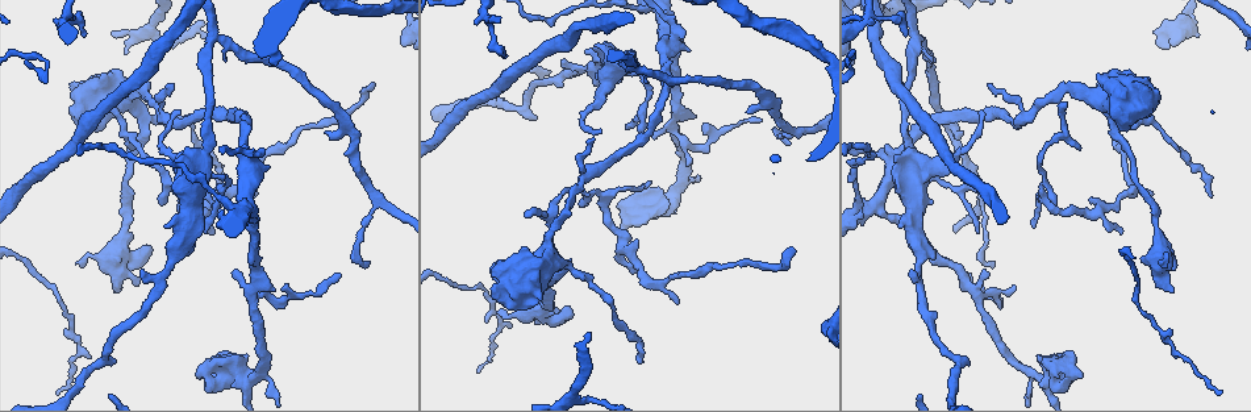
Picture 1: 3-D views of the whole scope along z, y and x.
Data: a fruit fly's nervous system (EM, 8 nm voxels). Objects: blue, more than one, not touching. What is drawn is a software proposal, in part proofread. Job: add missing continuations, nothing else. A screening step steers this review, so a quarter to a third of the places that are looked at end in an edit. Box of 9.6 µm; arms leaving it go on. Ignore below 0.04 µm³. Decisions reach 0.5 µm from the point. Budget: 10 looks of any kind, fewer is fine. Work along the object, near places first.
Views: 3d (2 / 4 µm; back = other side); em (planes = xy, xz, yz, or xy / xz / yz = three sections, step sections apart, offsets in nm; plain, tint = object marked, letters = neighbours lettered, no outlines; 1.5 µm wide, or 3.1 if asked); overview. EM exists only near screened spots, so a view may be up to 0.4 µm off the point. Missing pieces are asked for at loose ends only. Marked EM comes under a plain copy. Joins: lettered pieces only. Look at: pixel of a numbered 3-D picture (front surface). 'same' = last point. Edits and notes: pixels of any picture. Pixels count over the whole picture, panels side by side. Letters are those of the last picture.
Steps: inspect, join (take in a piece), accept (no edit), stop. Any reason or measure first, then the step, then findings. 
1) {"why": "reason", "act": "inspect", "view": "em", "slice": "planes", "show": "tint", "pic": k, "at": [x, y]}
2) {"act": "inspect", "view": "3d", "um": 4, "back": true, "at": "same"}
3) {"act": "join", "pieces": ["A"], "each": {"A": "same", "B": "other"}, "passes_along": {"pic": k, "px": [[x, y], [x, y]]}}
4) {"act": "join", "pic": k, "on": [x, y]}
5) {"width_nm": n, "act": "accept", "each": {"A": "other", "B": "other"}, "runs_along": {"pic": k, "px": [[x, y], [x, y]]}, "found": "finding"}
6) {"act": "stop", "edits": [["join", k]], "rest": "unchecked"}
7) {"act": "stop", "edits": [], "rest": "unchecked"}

{"why": "free end", "act": "inspect", "view": "em", "slice": "planes", "show": "letters", "pic": 1, "at": [204, 230]}

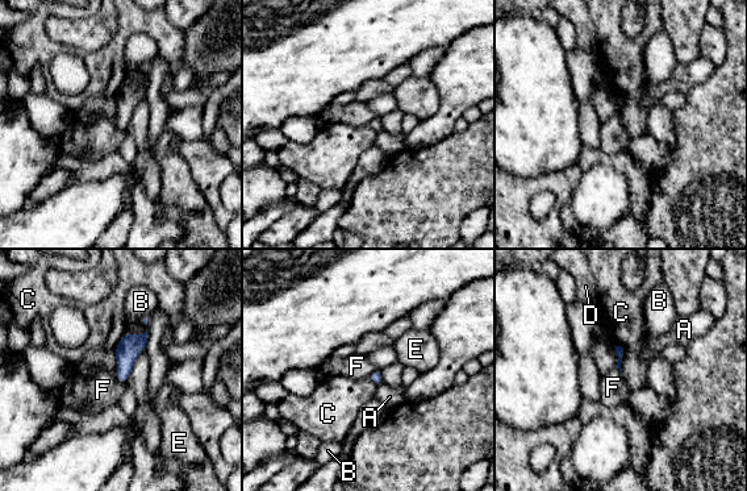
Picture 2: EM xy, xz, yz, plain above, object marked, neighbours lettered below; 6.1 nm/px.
{"act": "accept", "each": {"A": "other", "B": "other", "C": "other", "D": "other", "E": "other", "F": "other"}, "border": {"pic": 2, "px": [[115, 373], [124, 383]]}, "found": "no lettered piece goes on from it"}

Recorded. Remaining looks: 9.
{"why": "free end", "act": "inspect", "view": "3d", "um": 4, "pic": 1, "at": [1077, 147]}

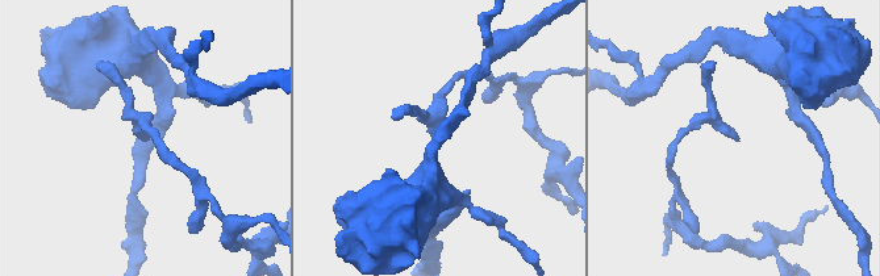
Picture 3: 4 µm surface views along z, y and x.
{"act": "inspect", "view": "em", "slice": "planes", "show": "tint", "pic": 3, "at": [146, 141]}

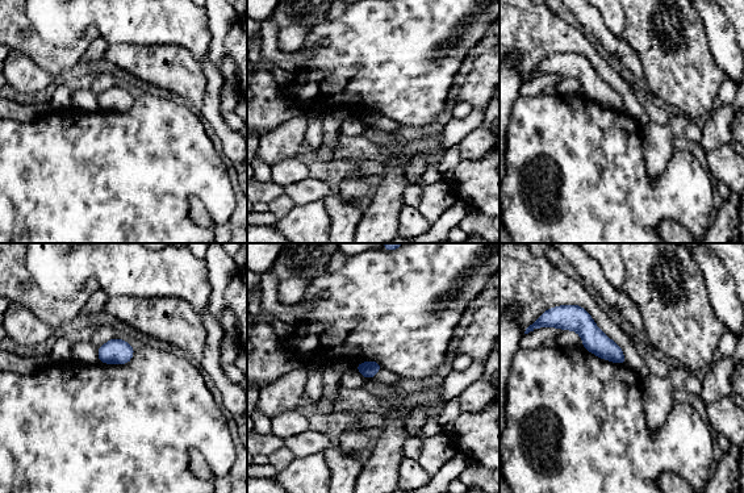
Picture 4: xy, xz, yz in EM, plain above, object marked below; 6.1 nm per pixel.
{"act": "inspect", "view": "em", "slice": "planes", "show": "letters", "at": "same"}

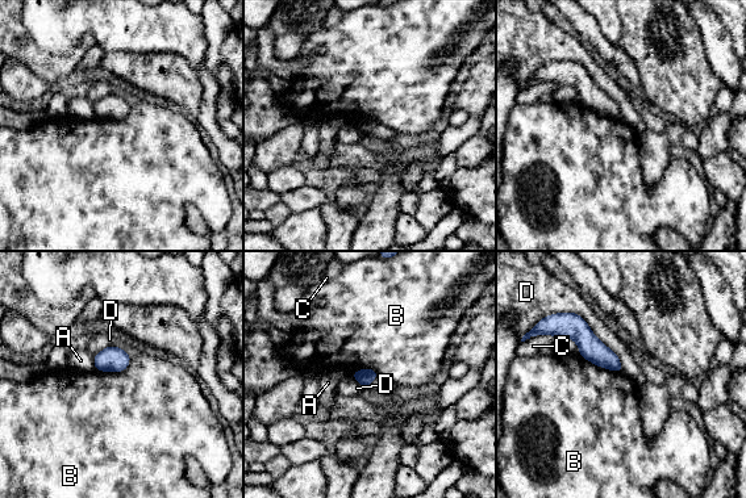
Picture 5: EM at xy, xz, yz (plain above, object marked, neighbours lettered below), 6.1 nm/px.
{"act": "accept", "each": {"A": "other", "B": "other", "C": "other", "D": "other"}, "runs_along": {"pic": 5, "px": [[562, 333], [578, 333], [617, 367]]}, "found": "none of them fits"}

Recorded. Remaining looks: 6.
{"why": "branch stops here", "act": "inspect", "view": "em", "slice": "yz", "step": 4, "show": "letters", "pic": 1, "at": [989, 84]}

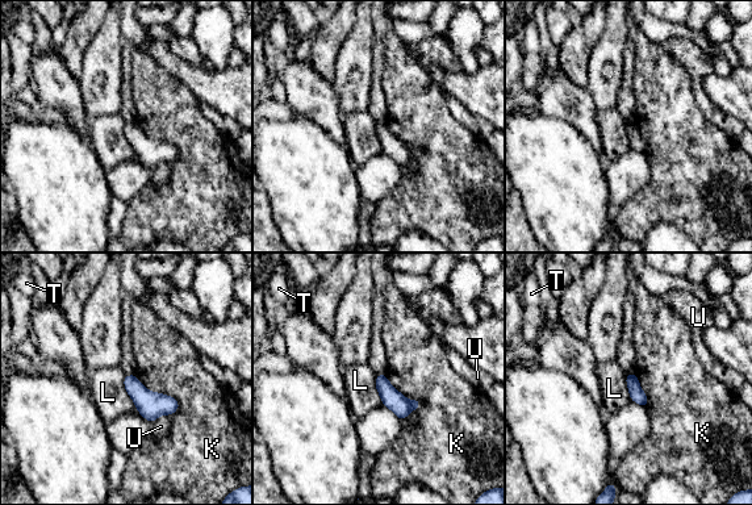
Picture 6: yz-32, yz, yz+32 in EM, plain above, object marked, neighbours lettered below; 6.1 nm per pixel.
{"longest_contact_nm": ["K", 300], "act": "accept", "each": {"K": "other", "L": "other", "T": "other", "U": "other"}, "found": "no lettered piece goes on from it"}

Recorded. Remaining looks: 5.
{"why": "tapers out", "act": "inspect", "view": "em", "um": 3.1, "slice": "planes", "show": "letters", "pic": 1, "at": [1150, 192]}

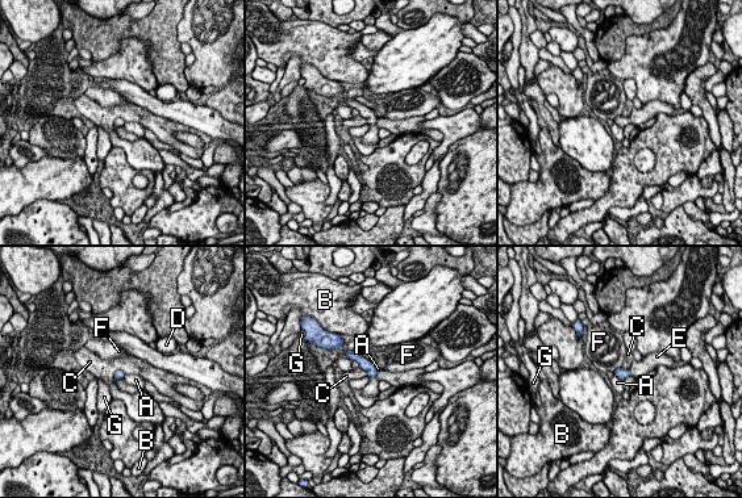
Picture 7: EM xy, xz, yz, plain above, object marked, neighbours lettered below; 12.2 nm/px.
{"width_nm": 100, "act": "join", "pic": 7, "on": [371, 388], "each": {"A": "other", "B": "other", "C": "other", "D": "other", "E": "same", "F": "other", "G": "other"}, "found": "the neuron continues"}

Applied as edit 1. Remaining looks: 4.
{"act": "stop", "edits": [["join", 7]], "rest": "unchecked"}

